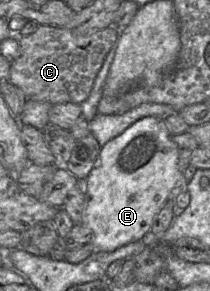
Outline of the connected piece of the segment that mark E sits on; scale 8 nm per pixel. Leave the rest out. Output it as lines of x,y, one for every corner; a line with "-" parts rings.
144,117
123,133
101,147
99,158
83,182
85,203
82,225
92,232
92,247
95,251
112,252
119,247
143,239
150,233
152,223
168,200
178,182
179,148
172,140
164,118

